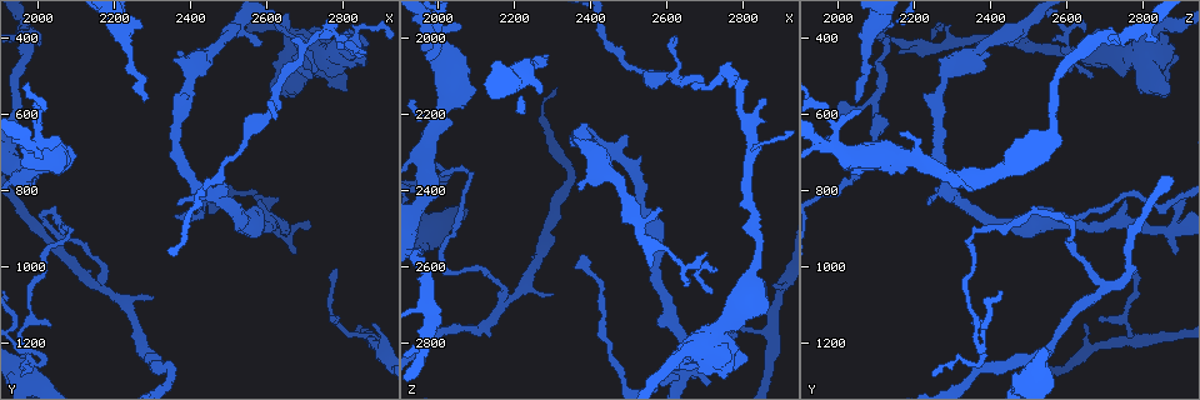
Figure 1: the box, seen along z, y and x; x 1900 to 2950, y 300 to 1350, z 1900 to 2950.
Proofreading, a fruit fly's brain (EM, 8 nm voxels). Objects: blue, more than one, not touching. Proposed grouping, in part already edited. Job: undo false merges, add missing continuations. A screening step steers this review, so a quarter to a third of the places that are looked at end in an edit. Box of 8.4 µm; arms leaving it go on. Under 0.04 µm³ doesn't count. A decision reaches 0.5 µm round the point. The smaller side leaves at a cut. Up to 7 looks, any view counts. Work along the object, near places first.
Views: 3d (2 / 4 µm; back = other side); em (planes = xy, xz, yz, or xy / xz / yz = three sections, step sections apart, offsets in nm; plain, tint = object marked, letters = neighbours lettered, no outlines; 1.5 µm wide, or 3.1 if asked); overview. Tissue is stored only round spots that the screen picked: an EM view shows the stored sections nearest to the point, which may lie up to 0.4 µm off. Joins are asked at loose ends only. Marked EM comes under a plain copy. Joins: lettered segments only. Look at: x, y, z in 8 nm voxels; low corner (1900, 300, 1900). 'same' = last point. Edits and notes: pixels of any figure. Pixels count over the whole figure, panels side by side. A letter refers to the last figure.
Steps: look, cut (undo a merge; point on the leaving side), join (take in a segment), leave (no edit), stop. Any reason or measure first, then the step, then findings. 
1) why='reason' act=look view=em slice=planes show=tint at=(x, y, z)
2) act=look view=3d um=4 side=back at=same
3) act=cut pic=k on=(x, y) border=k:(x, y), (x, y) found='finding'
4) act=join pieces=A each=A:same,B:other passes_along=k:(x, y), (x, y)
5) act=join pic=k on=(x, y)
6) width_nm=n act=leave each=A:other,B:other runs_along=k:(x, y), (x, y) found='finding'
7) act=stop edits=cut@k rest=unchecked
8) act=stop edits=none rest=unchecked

why='free end' act=look view=em slice=planes show=tint at=(2275, 370, 2145)

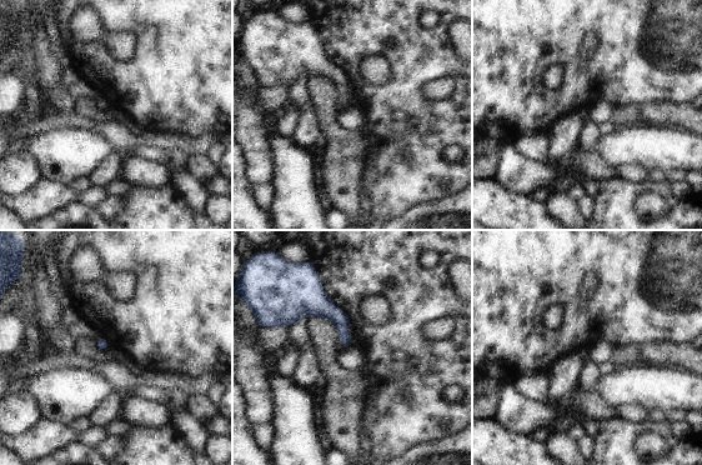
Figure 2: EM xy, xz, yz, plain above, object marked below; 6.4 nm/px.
why='what lies round it' act=look view=em slice=planes show=letters at=same

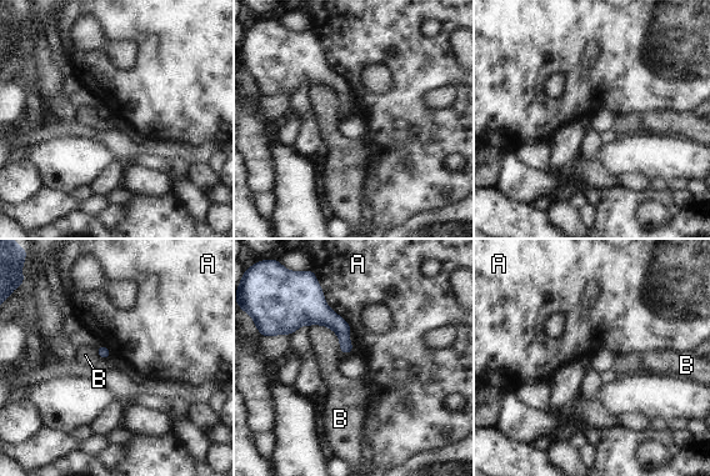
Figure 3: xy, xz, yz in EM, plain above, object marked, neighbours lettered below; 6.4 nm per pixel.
longest_contact=A:400nm act=leave each=A:other,B:other border=3:(316, 280), (324, 301), (351, 331) found='none of them fits'

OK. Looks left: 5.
why='thick turns thin' act=look view=3d um=4 at=(2825, 445, 2620)

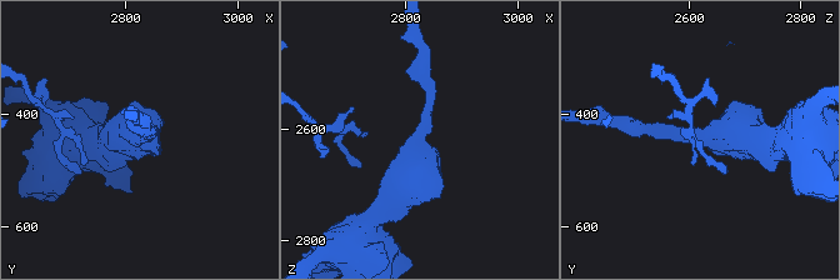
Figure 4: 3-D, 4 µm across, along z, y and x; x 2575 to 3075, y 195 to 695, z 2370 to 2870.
arm_widths_nm=190,550 why='now the EM' act=look view=em slice=xy step=8 show=tint at=(2820, 445, 2620)

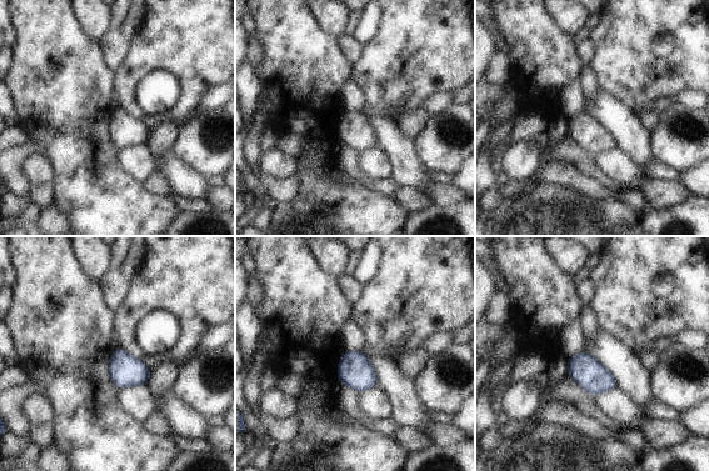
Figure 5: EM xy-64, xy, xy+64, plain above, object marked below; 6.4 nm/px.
why='cut it another way' act=look view=em slice=planes show=letters at=same

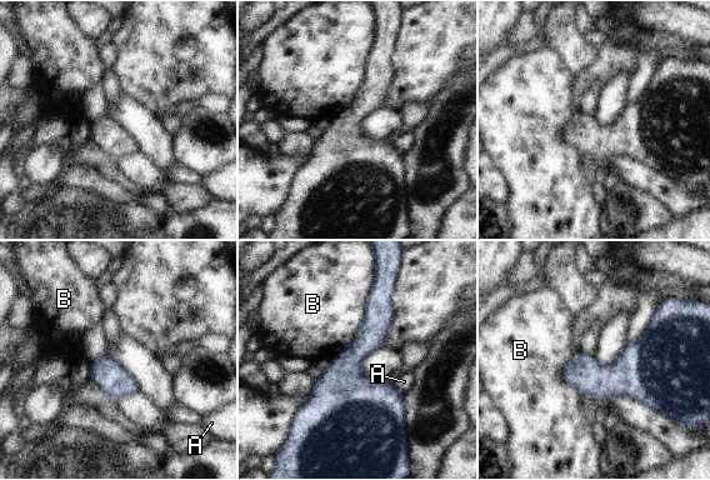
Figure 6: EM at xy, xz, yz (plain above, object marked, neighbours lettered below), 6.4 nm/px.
act=leave each=A:other,B:other border=6:(375, 276), (361, 325), (329, 363) found='all the same cell'

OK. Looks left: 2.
act=look view=3d um=4 side=back at=(2615, 550, 2850)

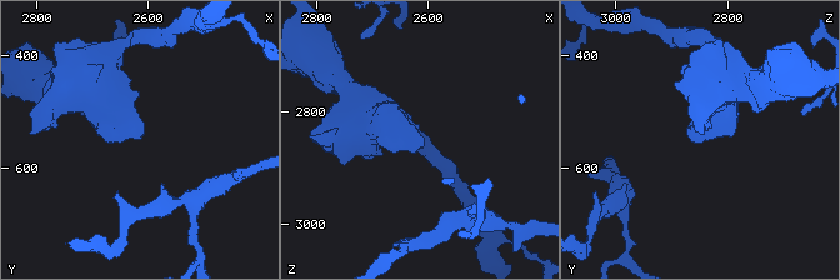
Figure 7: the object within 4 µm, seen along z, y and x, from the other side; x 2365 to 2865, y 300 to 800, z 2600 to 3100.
act=look view=em slice=xy step=8 show=letters at=(2610, 545, 2855)

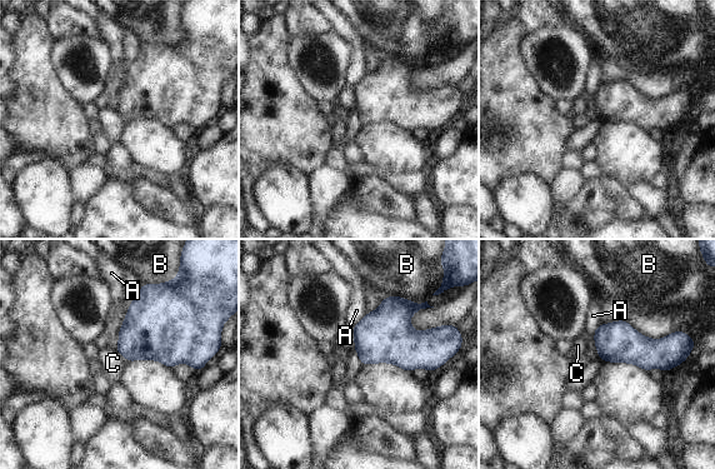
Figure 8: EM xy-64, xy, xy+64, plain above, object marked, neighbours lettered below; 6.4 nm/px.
act=leave each=A:other,B:other,C:other border=8:(115, 349), (129, 362) found='none of them fits'

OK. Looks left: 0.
act=stop edits=none rest=unchecked

